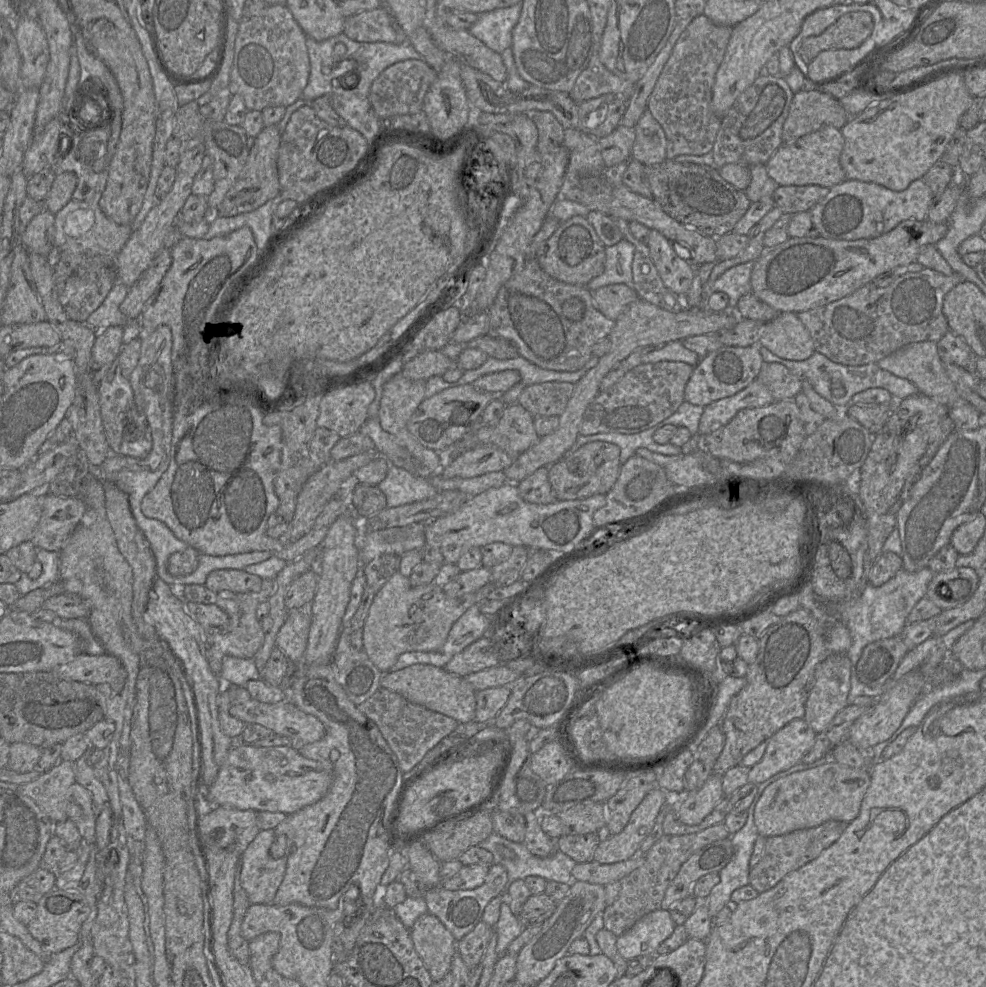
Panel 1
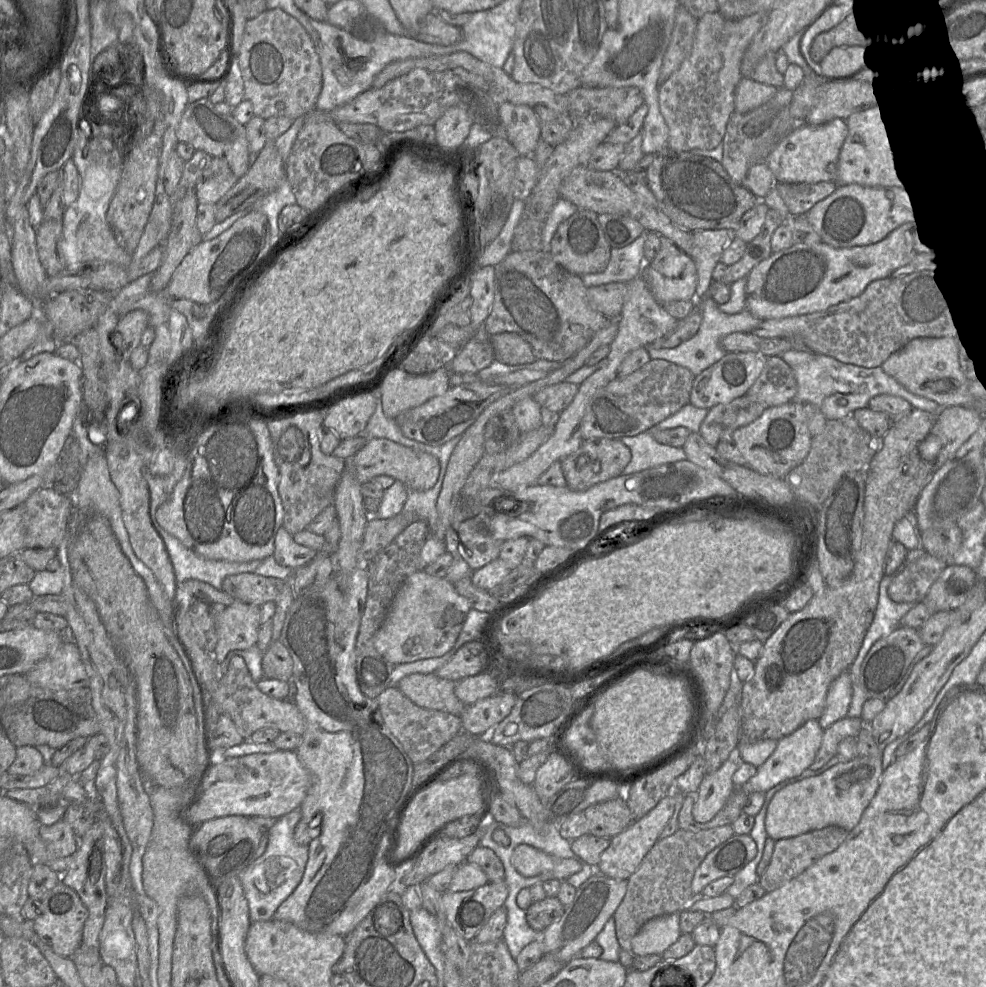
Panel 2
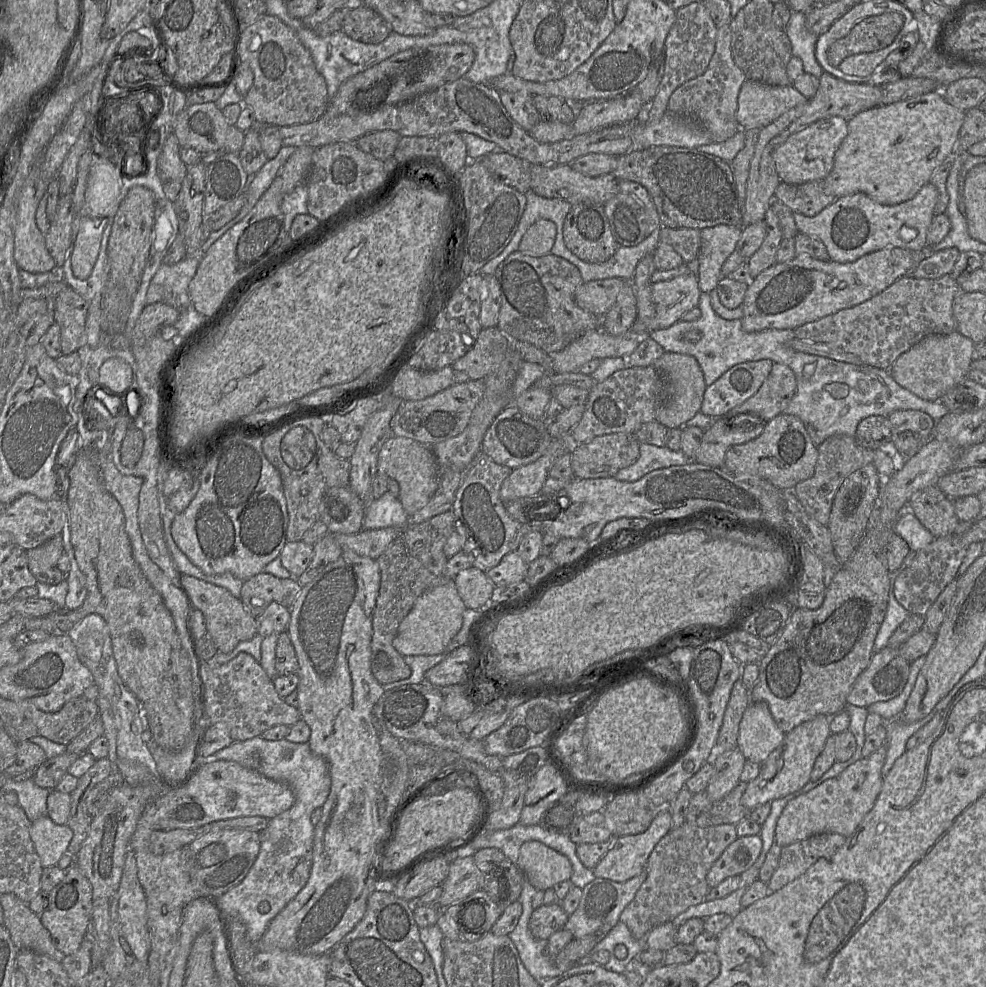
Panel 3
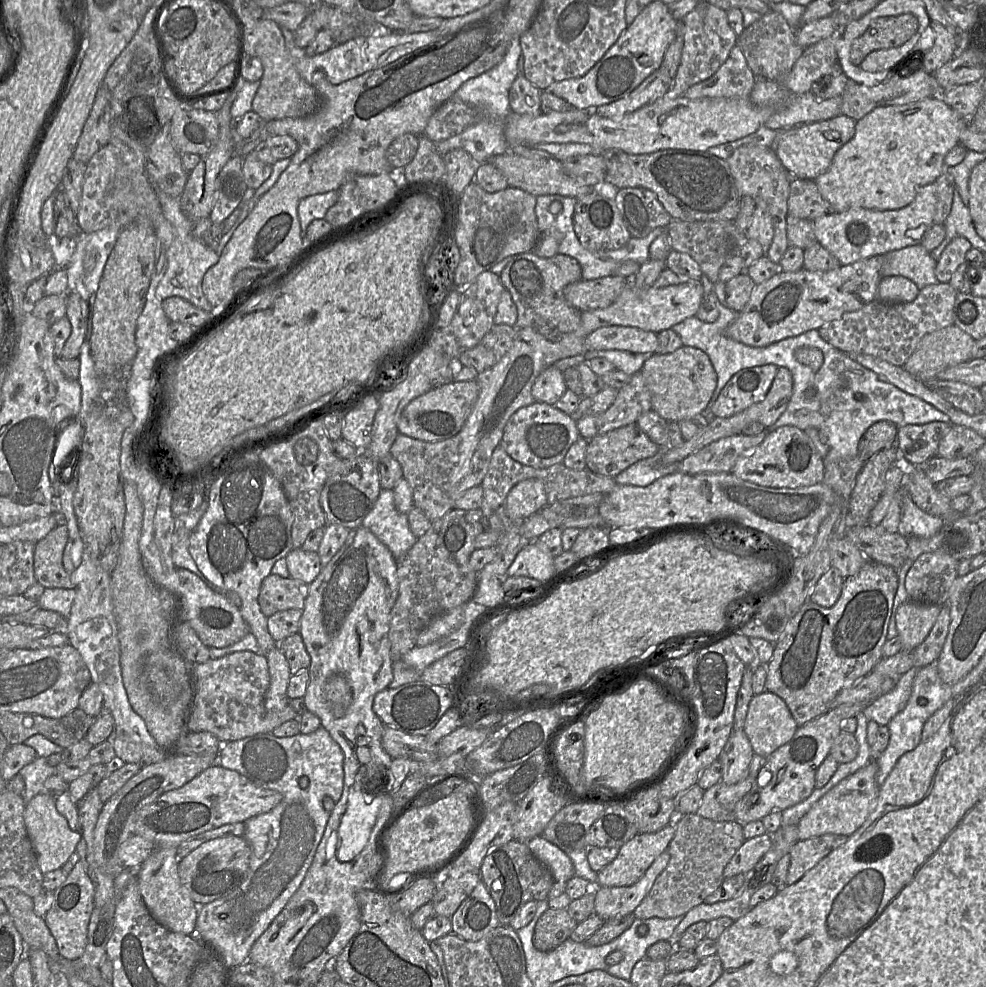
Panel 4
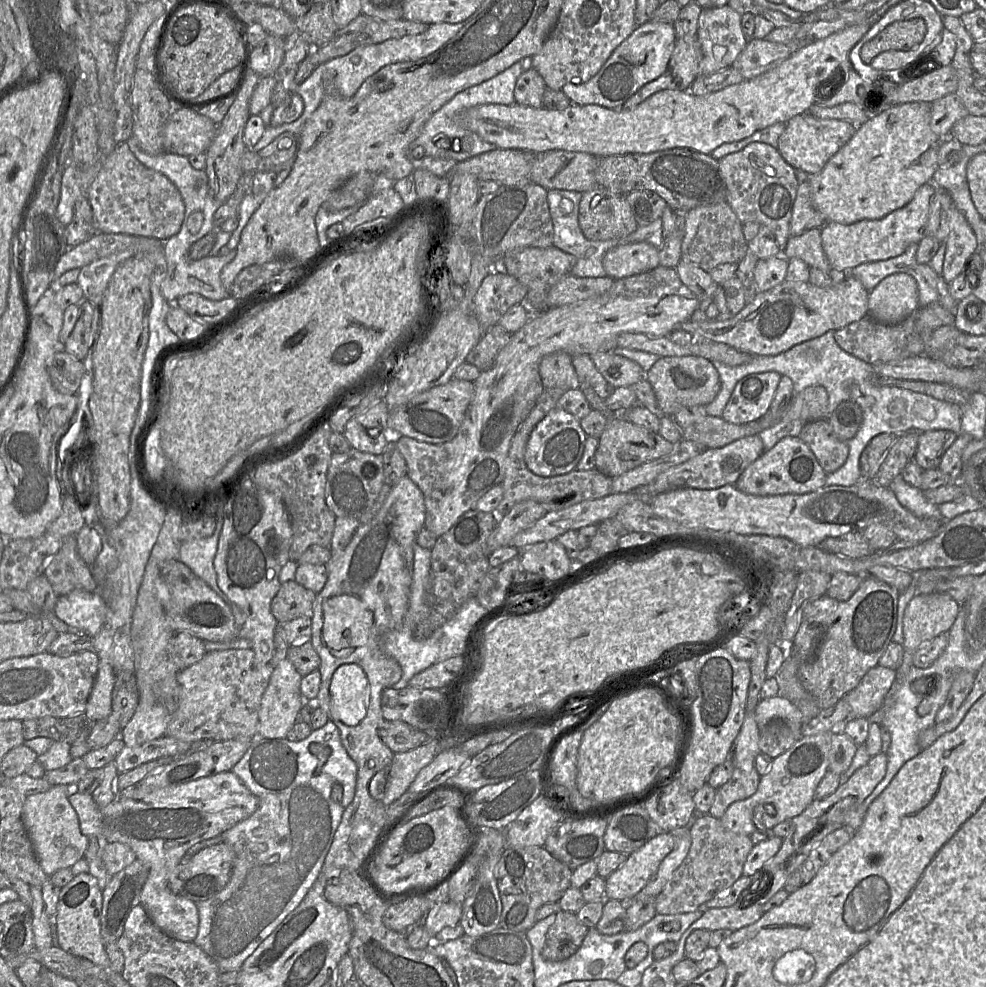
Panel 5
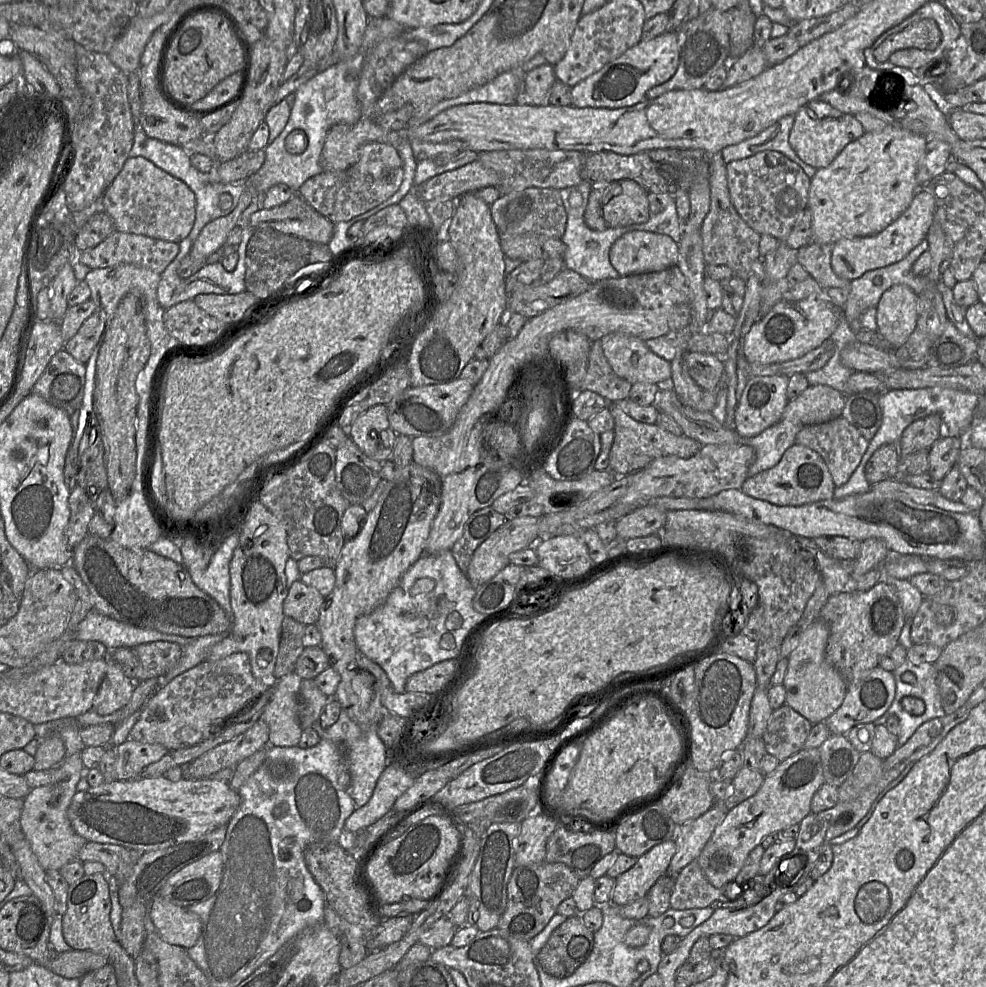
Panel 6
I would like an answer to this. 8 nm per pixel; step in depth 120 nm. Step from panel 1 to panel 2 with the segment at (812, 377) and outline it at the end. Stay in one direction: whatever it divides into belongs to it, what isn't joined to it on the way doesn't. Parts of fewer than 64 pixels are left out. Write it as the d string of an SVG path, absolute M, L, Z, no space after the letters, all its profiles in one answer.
M790 350L783 353L781 358L792 368L797 381L798 389L793 401L815 405L827 420L841 420L852 416L856 409L868 407L870 399L881 394L899 396L909 402L913 408L933 414L938 414L941 409L936 402L908 391L897 380L886 374L880 366L865 368L845 364L829 356L810 351Z

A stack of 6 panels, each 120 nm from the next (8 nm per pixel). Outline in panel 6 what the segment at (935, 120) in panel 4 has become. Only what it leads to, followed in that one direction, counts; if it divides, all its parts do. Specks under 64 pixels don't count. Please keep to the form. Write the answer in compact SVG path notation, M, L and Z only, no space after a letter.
M887 125L880 132L865 132L850 142L830 165L817 169L811 178L807 208L812 216L812 242L833 245L843 238L875 235L895 221L911 204L920 189L916 174L927 139L899 126Z

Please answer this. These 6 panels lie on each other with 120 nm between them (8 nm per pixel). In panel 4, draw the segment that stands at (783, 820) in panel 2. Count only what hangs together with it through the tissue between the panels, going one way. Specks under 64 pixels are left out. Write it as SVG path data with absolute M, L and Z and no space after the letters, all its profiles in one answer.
M870 761L854 774L840 781L823 795L798 823L798 839L806 840L824 834L851 836L867 819L878 797L878 765Z

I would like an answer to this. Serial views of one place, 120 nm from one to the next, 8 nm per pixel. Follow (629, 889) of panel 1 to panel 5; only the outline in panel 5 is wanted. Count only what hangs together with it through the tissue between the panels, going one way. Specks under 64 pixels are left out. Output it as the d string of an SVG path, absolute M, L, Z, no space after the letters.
M697 815L689 825L691 846L682 864L656 896L658 914L689 913L701 909L707 901L726 892L743 875L744 863L754 846L750 837L726 829L721 819Z

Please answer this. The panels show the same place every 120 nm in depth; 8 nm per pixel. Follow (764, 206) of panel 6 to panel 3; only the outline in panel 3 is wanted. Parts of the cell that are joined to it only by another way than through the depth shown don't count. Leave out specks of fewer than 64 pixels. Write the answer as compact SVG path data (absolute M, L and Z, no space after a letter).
M768 208L766 212L765 223L767 226L767 235L763 243L760 248L746 260L749 272L753 278L777 262L776 254L783 239L778 216L770 208Z

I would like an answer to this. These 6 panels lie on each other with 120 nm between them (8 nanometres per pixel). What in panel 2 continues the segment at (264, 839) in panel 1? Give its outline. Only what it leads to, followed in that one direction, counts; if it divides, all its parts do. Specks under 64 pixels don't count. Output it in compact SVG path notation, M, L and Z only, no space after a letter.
M299 807L278 818L268 830L268 844L265 852L252 860L239 875L248 903L251 922L273 919L280 904L285 901L301 882L308 861L308 846L299 844L294 839L294 830L301 820Z

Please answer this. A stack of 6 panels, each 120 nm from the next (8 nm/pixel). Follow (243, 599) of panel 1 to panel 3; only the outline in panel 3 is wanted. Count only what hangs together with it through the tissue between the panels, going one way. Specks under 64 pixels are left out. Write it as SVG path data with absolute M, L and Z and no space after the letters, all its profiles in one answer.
M180 574L180 584L189 594L194 608L203 613L207 631L218 652L230 653L240 642L248 641L257 635L256 618L246 609L242 601L227 589L186 574Z

